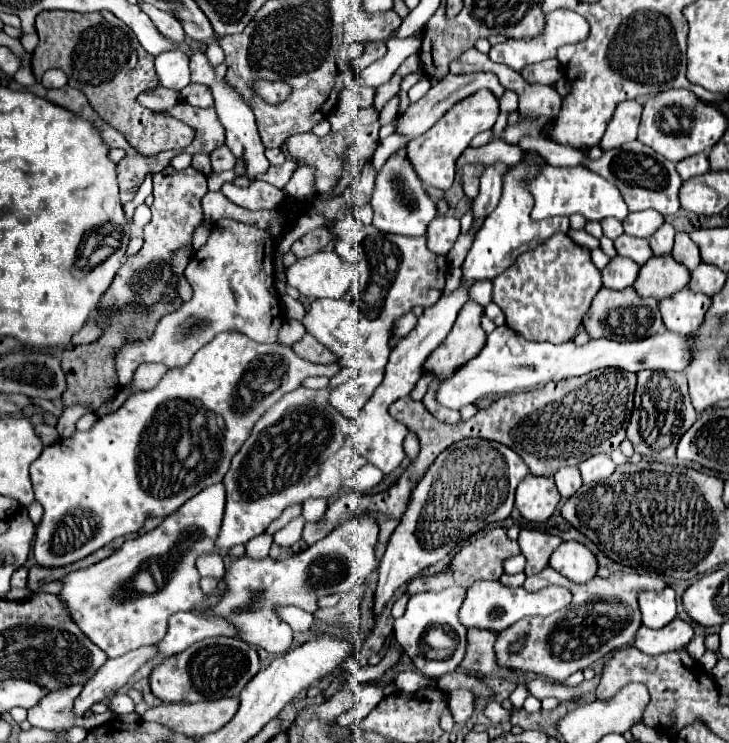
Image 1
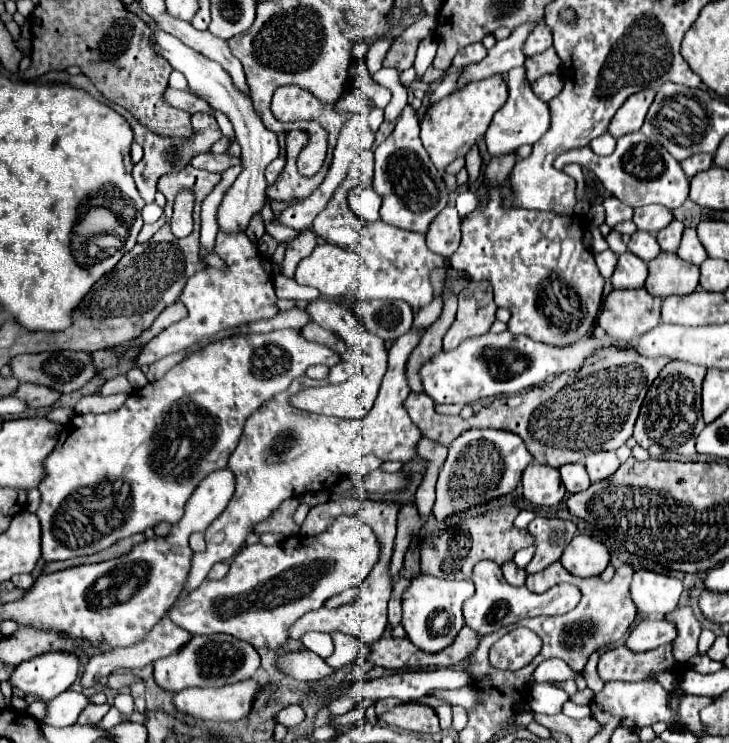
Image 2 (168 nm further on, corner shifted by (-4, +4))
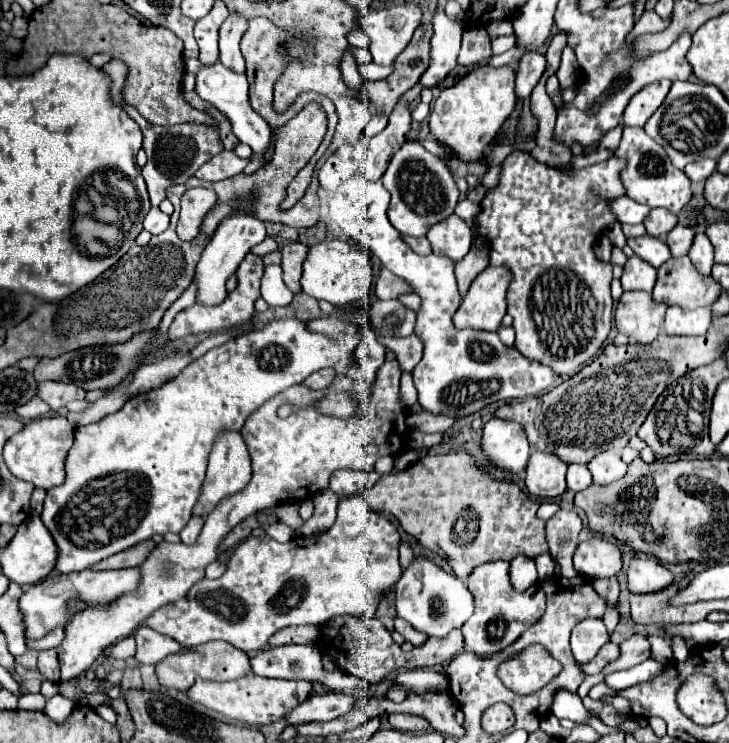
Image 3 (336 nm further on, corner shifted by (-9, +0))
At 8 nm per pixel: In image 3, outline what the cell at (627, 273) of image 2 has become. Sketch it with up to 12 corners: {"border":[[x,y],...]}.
{"border":[[632,255],[622,273],[624,291],[652,291],[656,269]]}

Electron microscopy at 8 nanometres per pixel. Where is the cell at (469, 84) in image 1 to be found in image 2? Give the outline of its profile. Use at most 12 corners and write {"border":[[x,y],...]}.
{"border":[[521,25],[469,65],[459,87],[507,73],[525,63],[525,37],[537,25]]}

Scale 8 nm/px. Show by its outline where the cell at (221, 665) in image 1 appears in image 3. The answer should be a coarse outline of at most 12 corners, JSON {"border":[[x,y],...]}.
{"border":[[208,641],[156,665],[160,685],[188,691],[196,679],[250,673],[246,651]]}

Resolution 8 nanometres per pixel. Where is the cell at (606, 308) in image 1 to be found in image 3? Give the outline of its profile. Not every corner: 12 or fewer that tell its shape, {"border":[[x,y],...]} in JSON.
{"border":[[622,293],[618,333],[650,343],[660,333],[666,305],[650,293]]}

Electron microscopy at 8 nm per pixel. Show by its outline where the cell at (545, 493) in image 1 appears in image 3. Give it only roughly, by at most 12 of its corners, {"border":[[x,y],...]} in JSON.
{"border":[[532,451],[526,489],[538,499],[566,491],[566,463]]}

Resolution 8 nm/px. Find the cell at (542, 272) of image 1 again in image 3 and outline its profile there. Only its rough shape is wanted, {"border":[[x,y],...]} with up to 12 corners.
{"border":[[516,149],[470,221],[514,347],[560,375],[610,333],[622,161]]}

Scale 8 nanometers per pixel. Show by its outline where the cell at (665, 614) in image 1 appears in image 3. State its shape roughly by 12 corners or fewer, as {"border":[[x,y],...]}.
{"border":[[648,555],[630,561],[628,589],[658,593],[674,583],[672,573]]}

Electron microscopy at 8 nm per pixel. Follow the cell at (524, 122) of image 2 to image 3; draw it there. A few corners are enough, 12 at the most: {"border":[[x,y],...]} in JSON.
{"border":[[528,53],[516,71],[516,97],[530,97],[544,69],[542,53]]}

